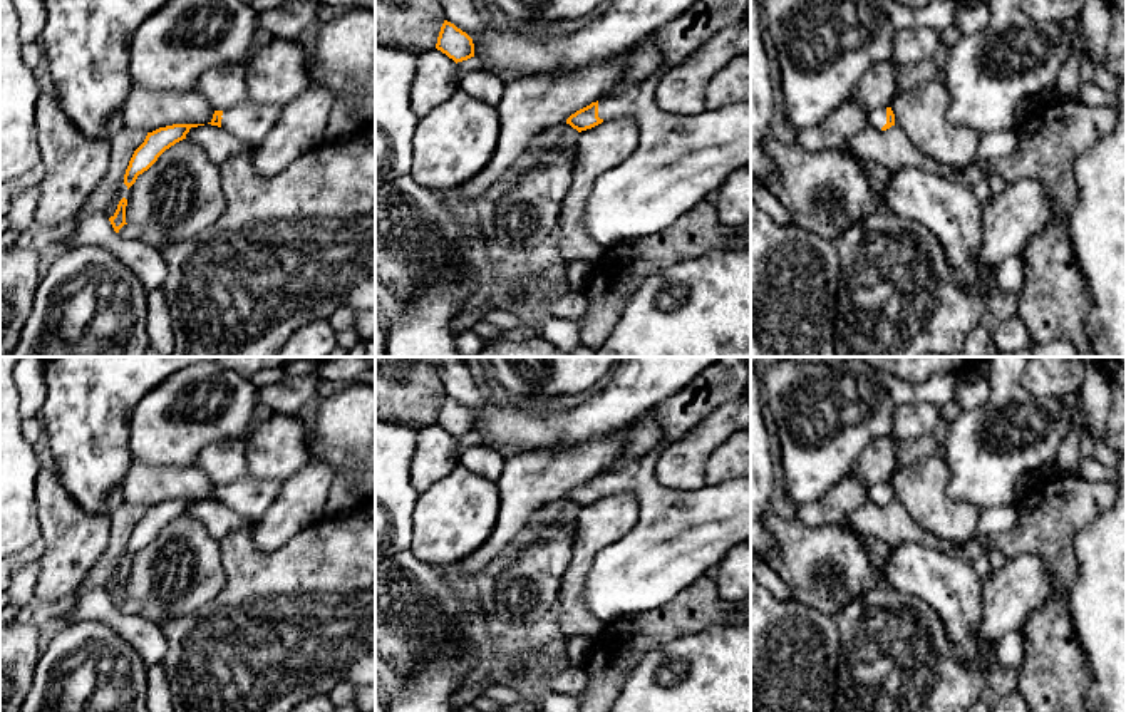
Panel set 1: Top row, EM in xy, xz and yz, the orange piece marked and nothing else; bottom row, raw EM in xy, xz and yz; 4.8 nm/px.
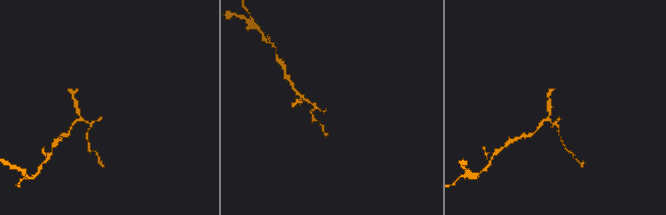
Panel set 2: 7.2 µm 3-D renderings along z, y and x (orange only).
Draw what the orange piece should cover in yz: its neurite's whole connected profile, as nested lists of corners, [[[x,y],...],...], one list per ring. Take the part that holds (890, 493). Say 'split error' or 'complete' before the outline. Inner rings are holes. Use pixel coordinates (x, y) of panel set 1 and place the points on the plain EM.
split error; [[[881,482],[868,488],[868,503],[886,506],[895,501],[895,489],[891,482]]]

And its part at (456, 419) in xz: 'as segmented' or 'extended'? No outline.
as segmented

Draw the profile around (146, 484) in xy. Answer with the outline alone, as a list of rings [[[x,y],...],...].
[[[132,461],[122,481],[124,503],[152,508],[173,499],[208,499],[214,484],[196,466],[168,467]]]

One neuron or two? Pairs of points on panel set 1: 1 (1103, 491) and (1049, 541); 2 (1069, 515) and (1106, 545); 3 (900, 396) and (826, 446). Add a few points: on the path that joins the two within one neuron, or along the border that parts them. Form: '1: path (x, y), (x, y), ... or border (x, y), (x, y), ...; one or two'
1: path (1089, 501), (1063, 528); one
2: border (1108, 508), (1074, 538), (1078, 565); two
3: path (882, 396), (845, 431); one

